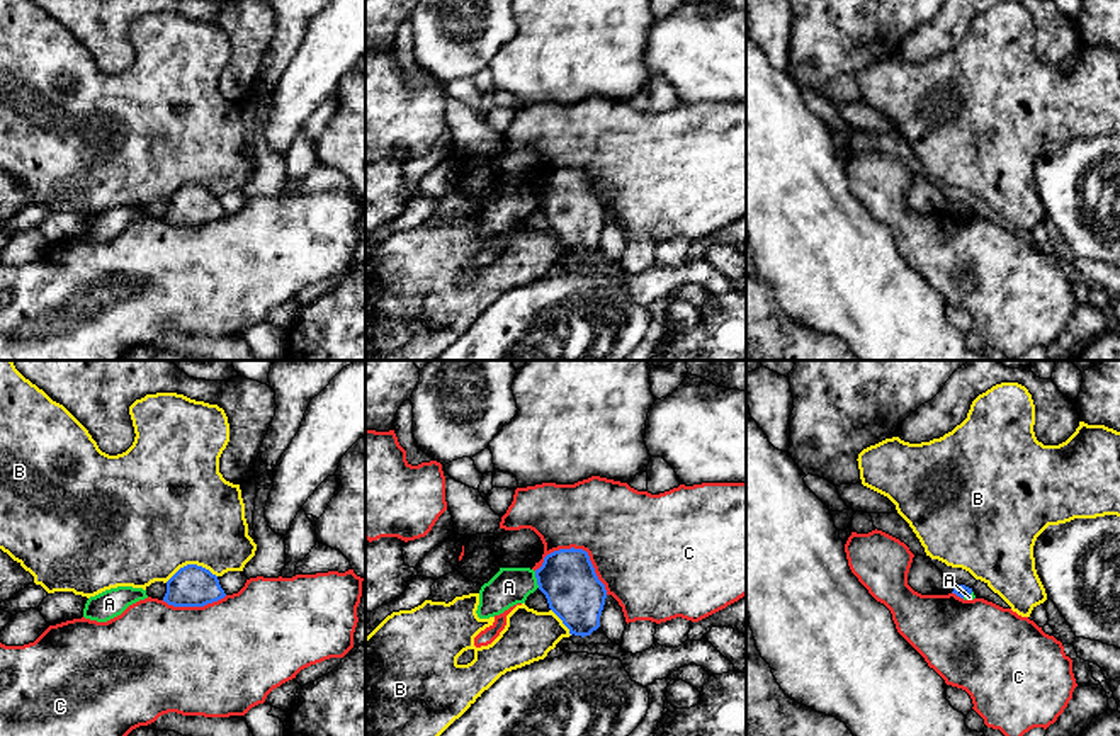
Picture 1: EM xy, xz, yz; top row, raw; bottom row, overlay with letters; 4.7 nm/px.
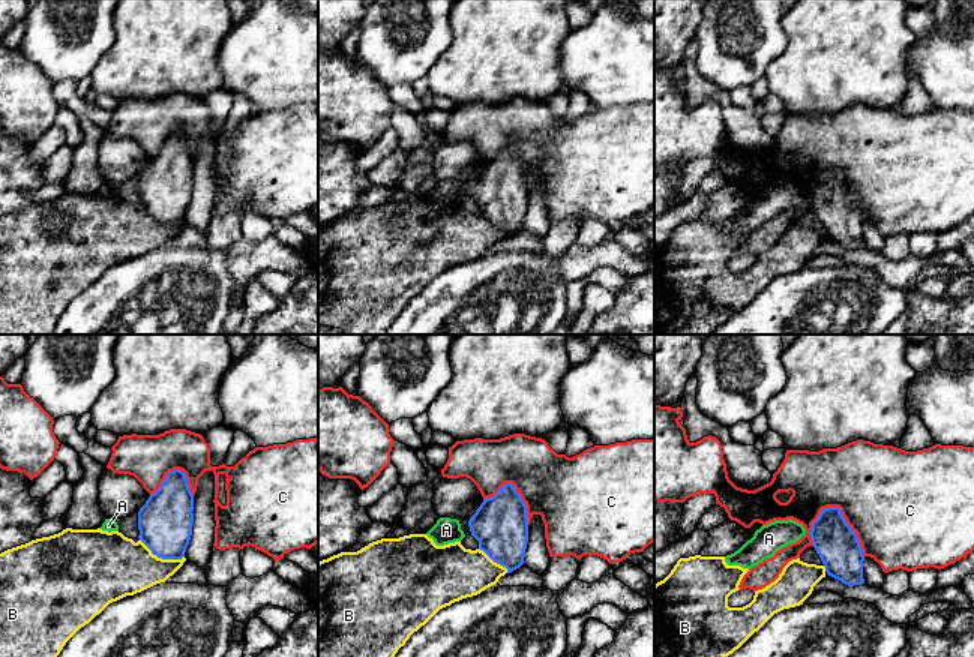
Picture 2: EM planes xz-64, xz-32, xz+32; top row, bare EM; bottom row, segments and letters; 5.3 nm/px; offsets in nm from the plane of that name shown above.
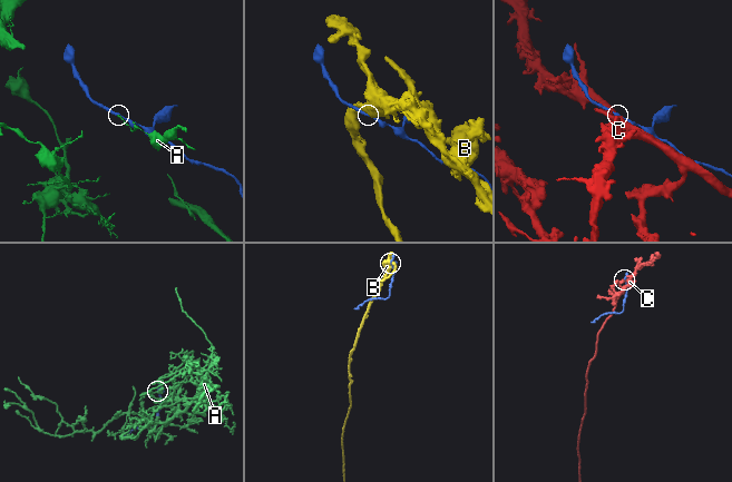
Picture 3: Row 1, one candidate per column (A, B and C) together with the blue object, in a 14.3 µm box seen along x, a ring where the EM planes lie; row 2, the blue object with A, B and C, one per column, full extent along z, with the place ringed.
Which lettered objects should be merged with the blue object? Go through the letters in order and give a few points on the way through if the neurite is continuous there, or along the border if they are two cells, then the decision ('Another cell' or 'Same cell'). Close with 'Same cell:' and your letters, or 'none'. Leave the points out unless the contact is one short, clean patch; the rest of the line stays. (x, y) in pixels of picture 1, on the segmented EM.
A: Boundary: xz (534, 571), (539, 587). Another cell
B: Another cell
C: Another cell
Same cell: none

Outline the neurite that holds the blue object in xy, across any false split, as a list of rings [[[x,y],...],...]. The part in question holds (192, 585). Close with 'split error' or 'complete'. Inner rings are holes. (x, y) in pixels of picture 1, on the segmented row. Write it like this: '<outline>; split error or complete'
[[[187,564],[167,581],[163,602],[173,607],[204,607],[224,597],[216,575],[202,566]]]; complete

